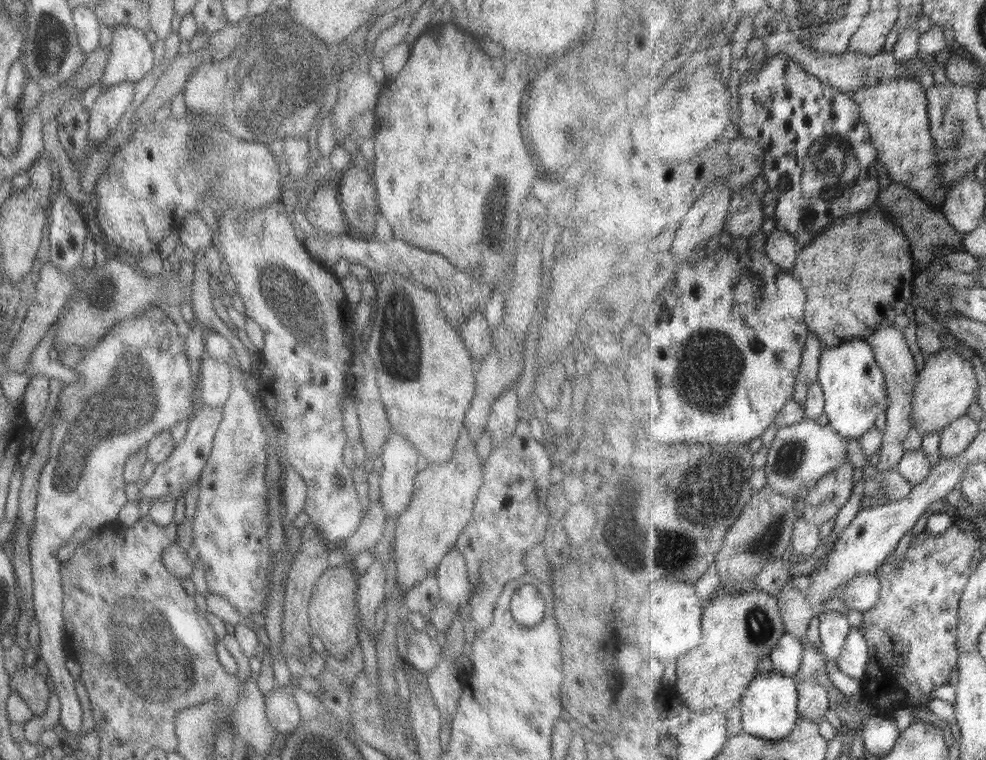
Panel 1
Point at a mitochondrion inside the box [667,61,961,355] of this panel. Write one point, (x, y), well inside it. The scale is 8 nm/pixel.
(835, 168)

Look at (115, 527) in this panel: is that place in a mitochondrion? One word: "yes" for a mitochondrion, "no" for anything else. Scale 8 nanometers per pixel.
no

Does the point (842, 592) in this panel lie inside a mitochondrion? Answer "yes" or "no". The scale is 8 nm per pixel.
no

